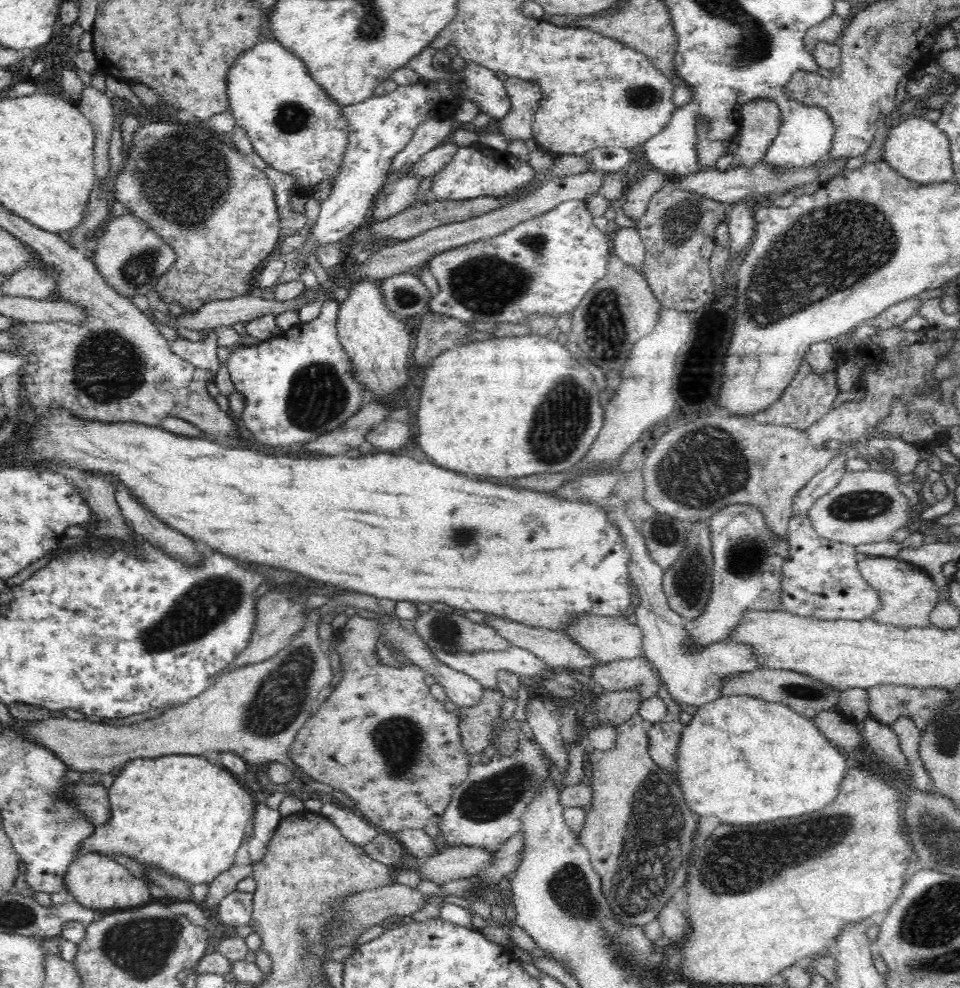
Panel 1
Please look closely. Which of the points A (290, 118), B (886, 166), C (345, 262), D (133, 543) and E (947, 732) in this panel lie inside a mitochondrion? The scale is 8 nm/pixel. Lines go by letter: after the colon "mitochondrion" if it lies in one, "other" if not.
A: mitochondrion
B: other
C: other
D: other
E: mitochondrion

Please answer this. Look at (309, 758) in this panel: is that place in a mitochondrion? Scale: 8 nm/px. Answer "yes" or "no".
no

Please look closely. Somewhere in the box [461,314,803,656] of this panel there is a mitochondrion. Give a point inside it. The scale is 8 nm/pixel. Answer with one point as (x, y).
(708, 465)

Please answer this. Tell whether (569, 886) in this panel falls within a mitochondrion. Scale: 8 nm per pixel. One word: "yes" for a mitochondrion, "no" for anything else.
yes

